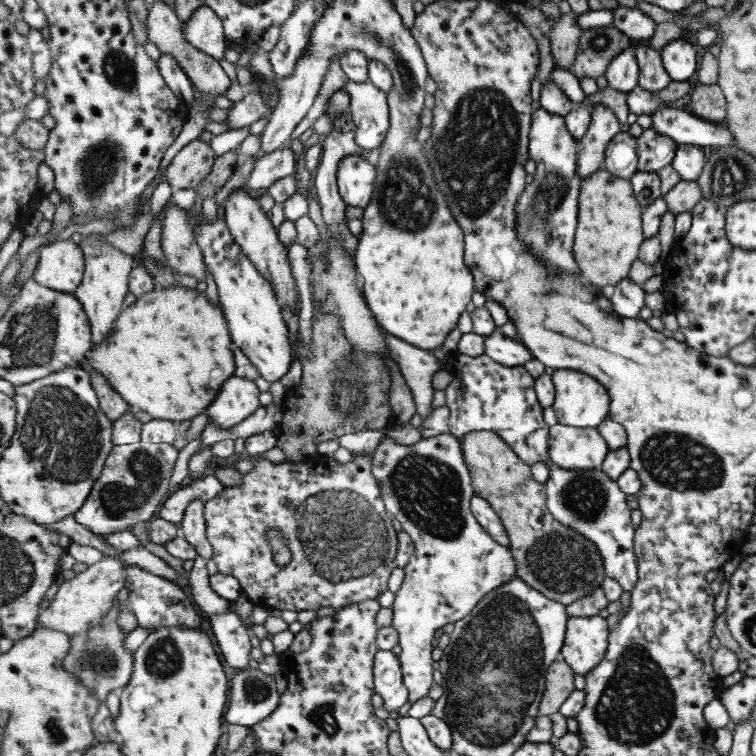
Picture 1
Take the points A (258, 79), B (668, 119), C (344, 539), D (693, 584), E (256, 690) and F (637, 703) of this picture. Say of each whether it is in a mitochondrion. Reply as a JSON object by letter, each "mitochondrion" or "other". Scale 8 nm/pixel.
{"A":"other","B":"other","C":"mitochondrion","D":"other","E":"mitochondrion","F":"mitochondrion"}

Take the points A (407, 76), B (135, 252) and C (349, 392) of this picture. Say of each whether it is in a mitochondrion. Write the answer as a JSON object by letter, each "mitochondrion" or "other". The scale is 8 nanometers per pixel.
{"A":"mitochondrion","B":"other","C":"mitochondrion"}

